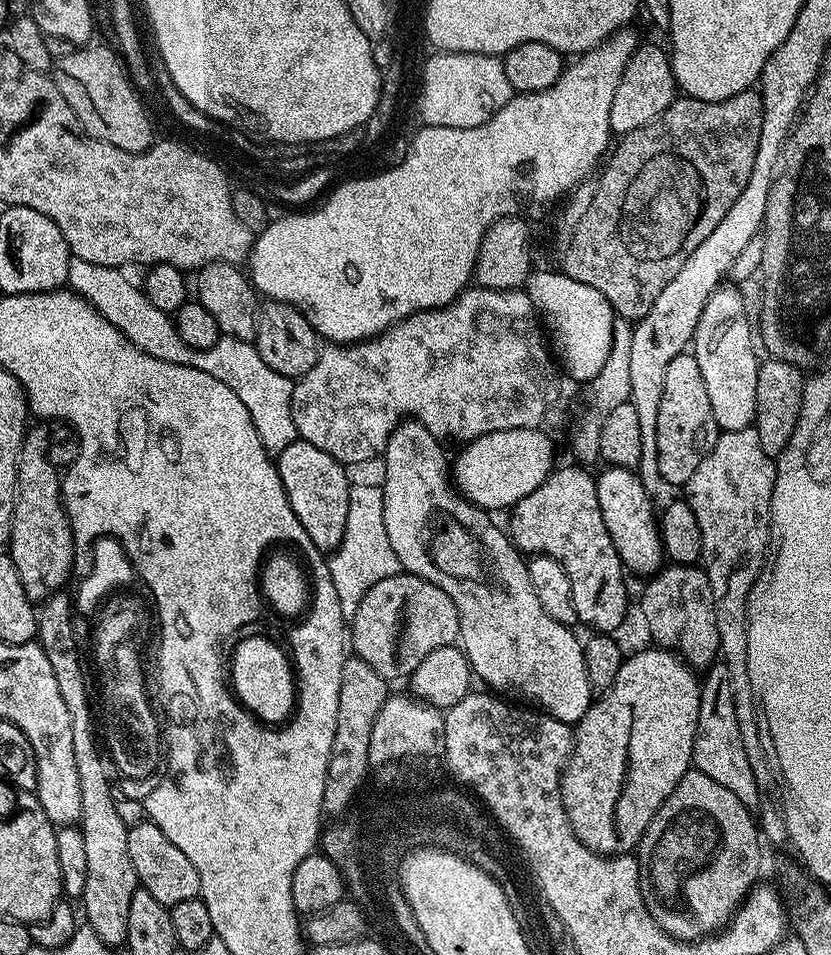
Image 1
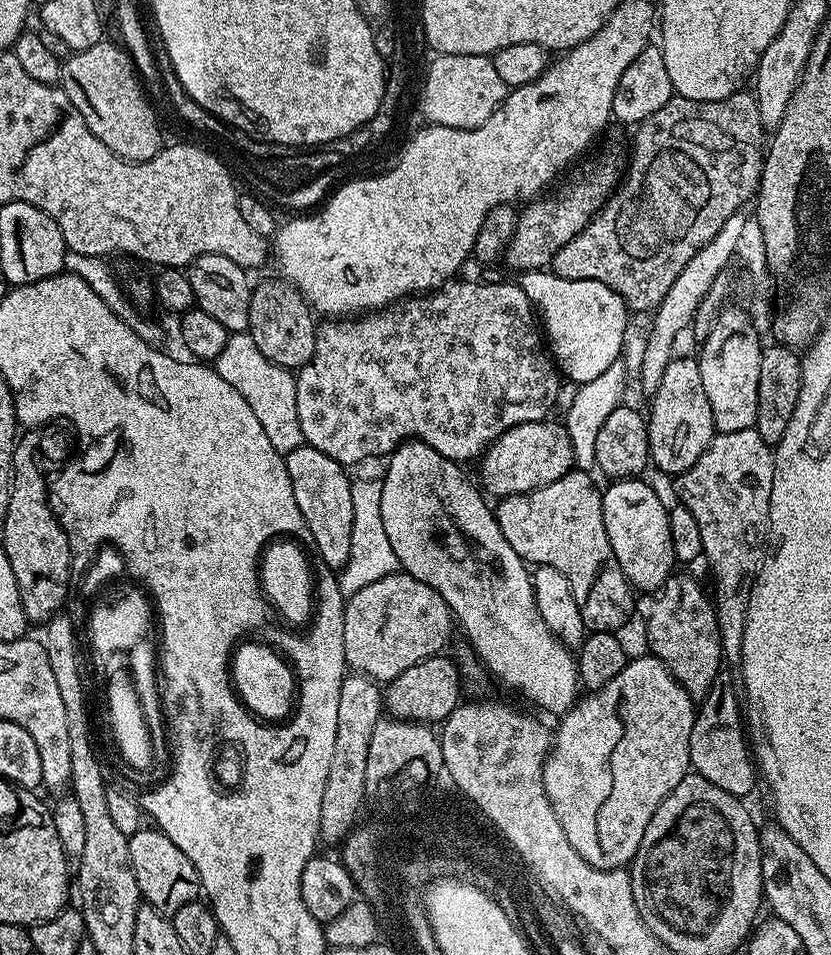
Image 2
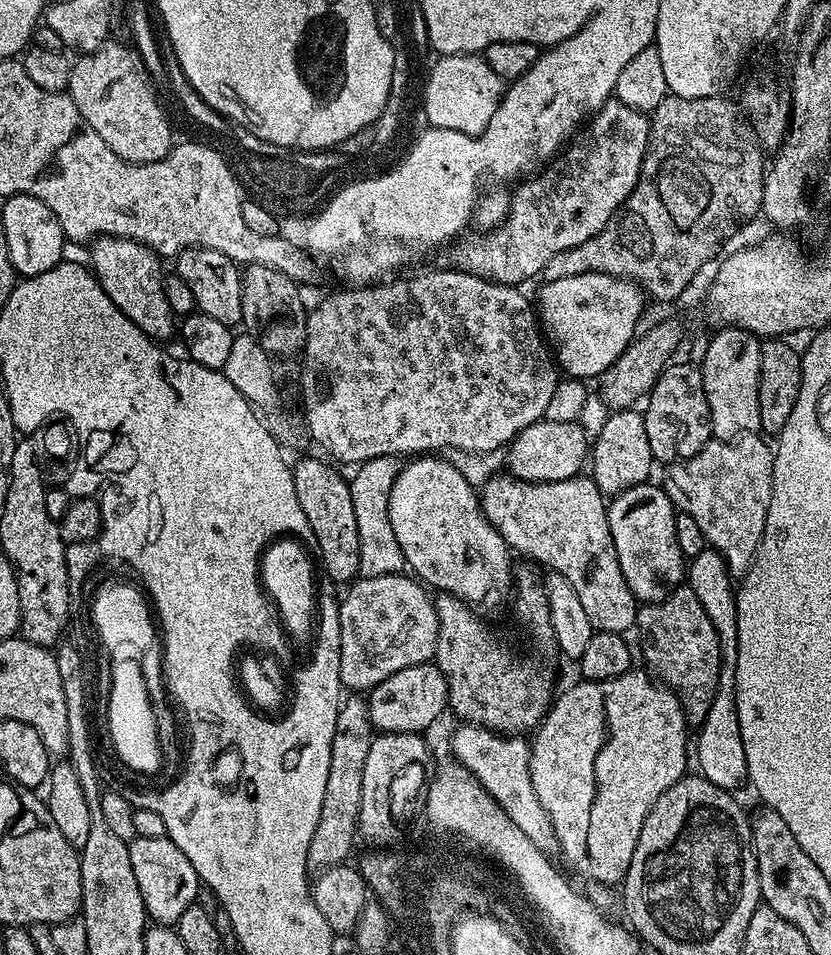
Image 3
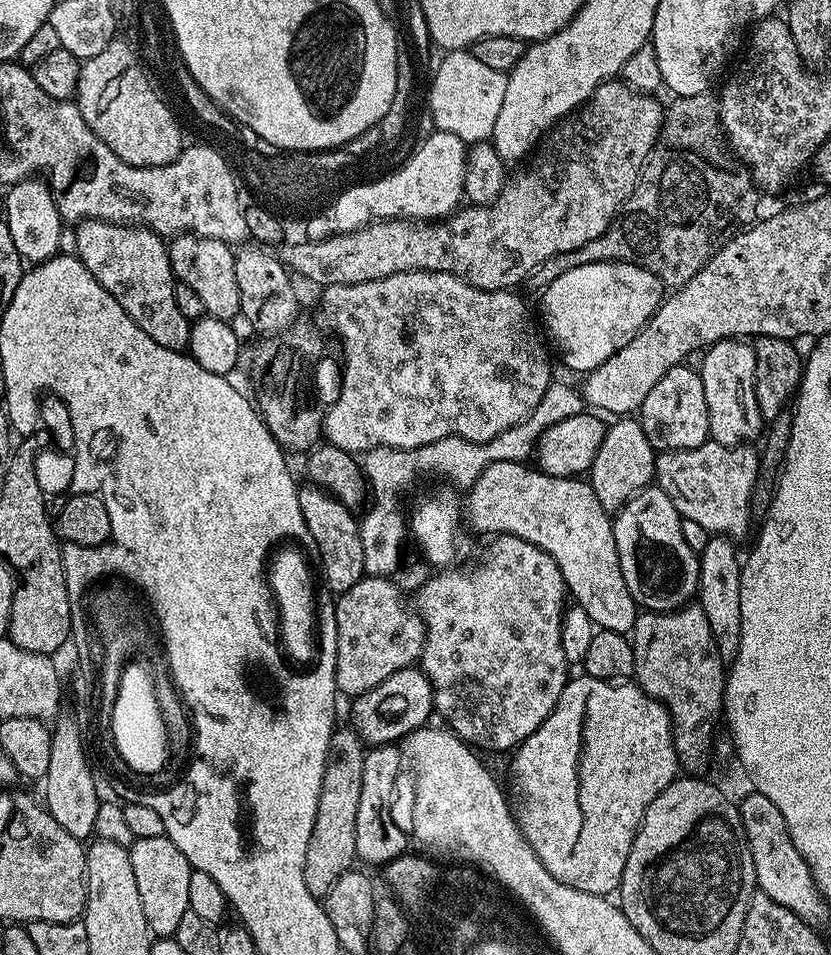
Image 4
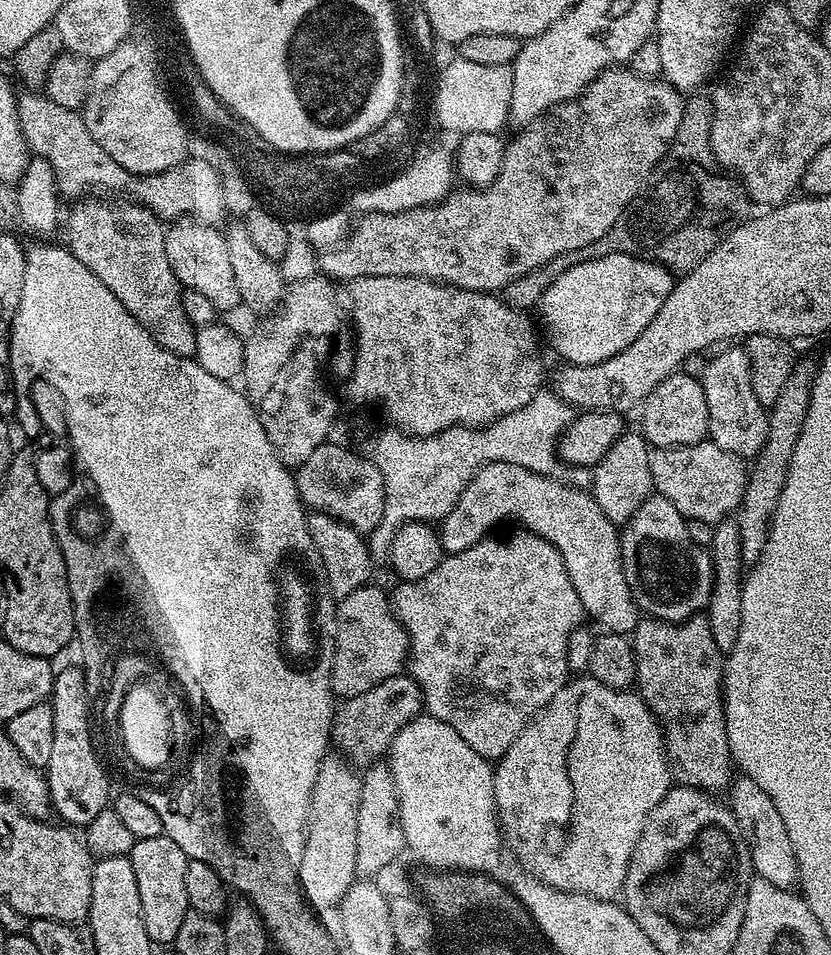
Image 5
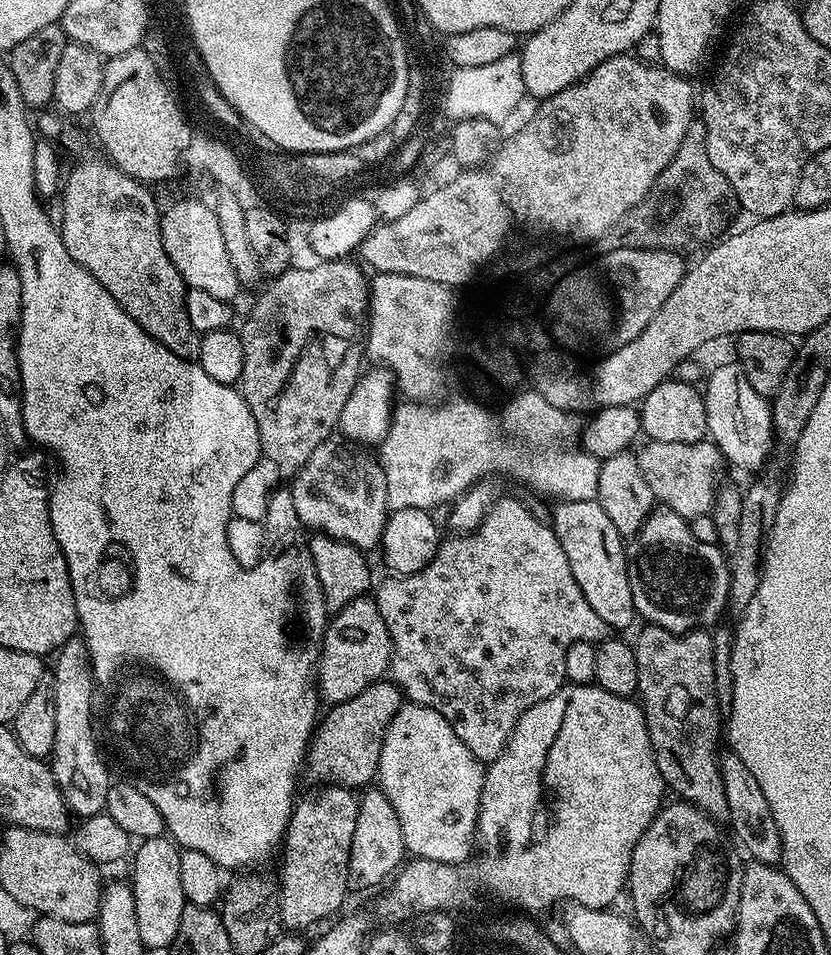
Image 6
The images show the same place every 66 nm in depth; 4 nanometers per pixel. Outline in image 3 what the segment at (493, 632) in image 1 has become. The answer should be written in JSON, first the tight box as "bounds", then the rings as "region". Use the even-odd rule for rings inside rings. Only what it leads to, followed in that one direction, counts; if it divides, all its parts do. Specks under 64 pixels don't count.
{"bounds":[388,454,514,612],"region":[[[420,454],[415,458],[409,459],[407,463],[401,467],[398,478],[390,490],[390,506],[388,507],[388,513],[390,514],[390,528],[394,530],[394,538],[402,550],[405,565],[407,565],[409,569],[413,568],[411,571],[415,573],[429,589],[435,590],[435,588],[437,588],[435,590],[437,593],[457,596],[459,600],[465,600],[467,604],[471,604],[473,609],[481,610],[480,608],[485,608],[488,612],[494,611],[495,608],[502,607],[504,599],[506,599],[507,596],[509,599],[510,593],[514,588],[514,563],[512,564],[514,553],[512,549],[508,547],[507,542],[502,538],[502,534],[498,530],[494,530],[494,526],[486,518],[486,514],[480,505],[477,489],[470,482],[466,482],[466,478],[462,478],[462,474],[458,474],[456,467],[443,455]]]}

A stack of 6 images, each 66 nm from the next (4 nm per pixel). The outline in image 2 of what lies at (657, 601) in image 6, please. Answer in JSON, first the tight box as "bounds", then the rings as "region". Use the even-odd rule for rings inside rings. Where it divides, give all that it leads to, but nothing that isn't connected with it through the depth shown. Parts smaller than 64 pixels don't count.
{"bounds":[602,478,678,594],"region":[[[644,478],[612,480],[609,485],[602,492],[602,518],[606,522],[606,538],[610,538],[610,546],[614,546],[614,558],[618,558],[618,566],[622,566],[622,574],[633,589],[644,594],[655,592],[664,585],[668,576],[673,575],[678,564],[670,542],[668,508],[658,498],[656,488],[648,485]]]}

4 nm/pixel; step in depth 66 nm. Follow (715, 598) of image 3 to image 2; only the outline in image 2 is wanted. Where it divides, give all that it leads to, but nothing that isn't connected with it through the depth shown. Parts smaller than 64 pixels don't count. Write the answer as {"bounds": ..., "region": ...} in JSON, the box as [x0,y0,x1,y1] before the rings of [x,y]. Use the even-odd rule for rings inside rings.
{"bounds":[690,670,758,798],"region":[[[728,670],[719,672],[716,685],[704,695],[702,703],[697,707],[694,730],[690,730],[690,768],[695,775],[726,790],[726,794],[748,798],[756,788],[758,768],[746,735],[746,716],[742,711],[738,680],[733,676]]]}

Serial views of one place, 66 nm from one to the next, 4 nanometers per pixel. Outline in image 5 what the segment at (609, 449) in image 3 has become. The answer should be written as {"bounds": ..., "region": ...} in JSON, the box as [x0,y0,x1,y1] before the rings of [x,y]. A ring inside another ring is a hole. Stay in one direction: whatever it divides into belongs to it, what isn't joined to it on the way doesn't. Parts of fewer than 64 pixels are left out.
{"bounds":[591,430,653,524],"region":[[[625,430],[618,442],[614,442],[614,446],[610,446],[610,450],[606,450],[606,454],[591,469],[591,494],[598,506],[602,506],[602,514],[606,514],[612,524],[627,524],[630,518],[634,518],[638,506],[642,506],[642,502],[646,502],[653,495],[649,455],[650,445],[643,435],[639,431]]]}

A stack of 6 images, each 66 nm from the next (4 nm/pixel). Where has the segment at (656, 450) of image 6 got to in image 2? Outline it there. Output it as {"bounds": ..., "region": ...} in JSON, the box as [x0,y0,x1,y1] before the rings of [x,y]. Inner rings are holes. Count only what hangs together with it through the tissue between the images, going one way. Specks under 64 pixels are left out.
{"bounds":[675,427,774,666],"region":[[[755,427],[733,432],[721,432],[713,436],[710,446],[681,476],[675,477],[679,503],[698,522],[698,531],[702,533],[703,559],[708,560],[708,568],[712,571],[712,580],[716,583],[714,603],[718,630],[720,631],[720,645],[724,651],[724,660],[738,666],[742,662],[742,634],[746,634],[746,610],[750,602],[750,590],[754,586],[756,576],[760,572],[766,559],[766,549],[770,544],[770,490],[774,486],[774,448],[766,443],[762,434],[758,434]]]}

